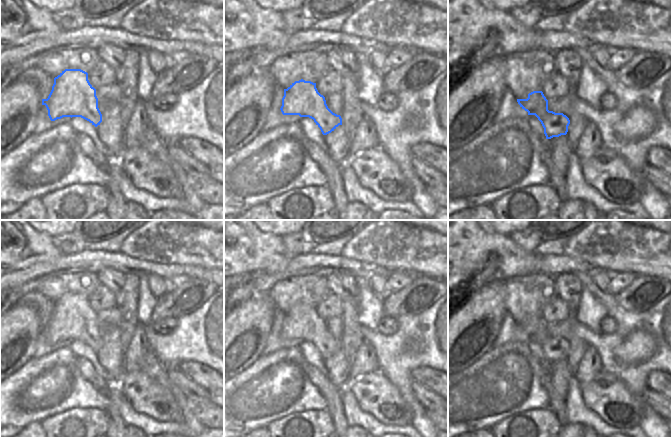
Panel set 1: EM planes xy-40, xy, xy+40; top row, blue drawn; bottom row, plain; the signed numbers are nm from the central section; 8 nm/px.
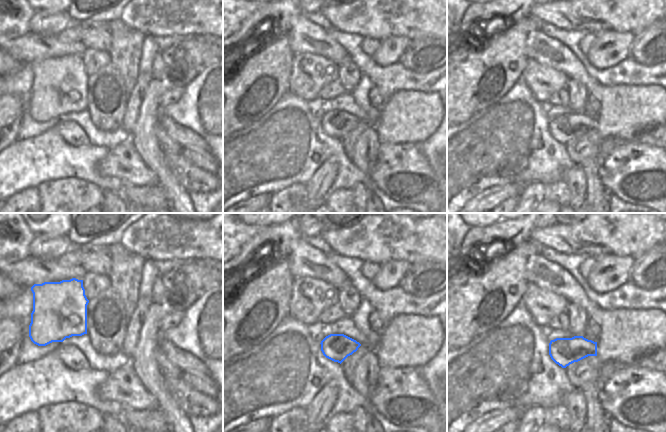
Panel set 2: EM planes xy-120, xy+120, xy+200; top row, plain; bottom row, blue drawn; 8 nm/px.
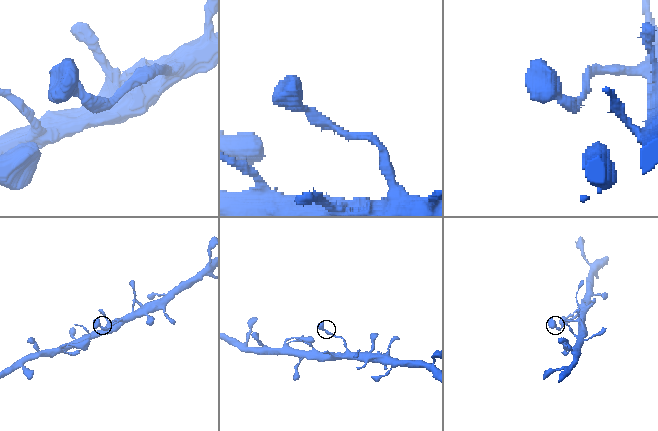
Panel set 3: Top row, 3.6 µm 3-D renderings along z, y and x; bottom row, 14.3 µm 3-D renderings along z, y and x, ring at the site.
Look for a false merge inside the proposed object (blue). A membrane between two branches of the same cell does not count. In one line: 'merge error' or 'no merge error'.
no merge error

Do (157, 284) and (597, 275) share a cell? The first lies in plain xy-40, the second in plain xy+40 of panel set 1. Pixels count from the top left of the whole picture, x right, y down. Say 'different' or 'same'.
same

